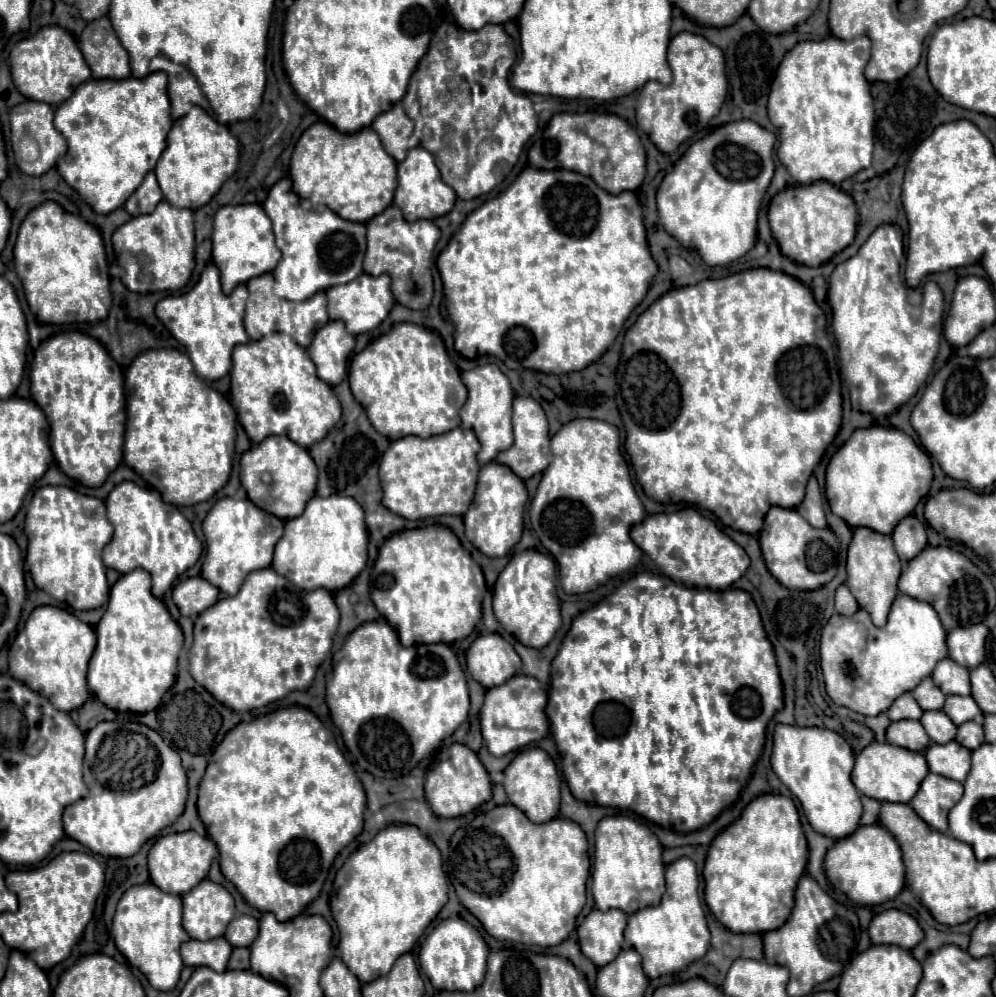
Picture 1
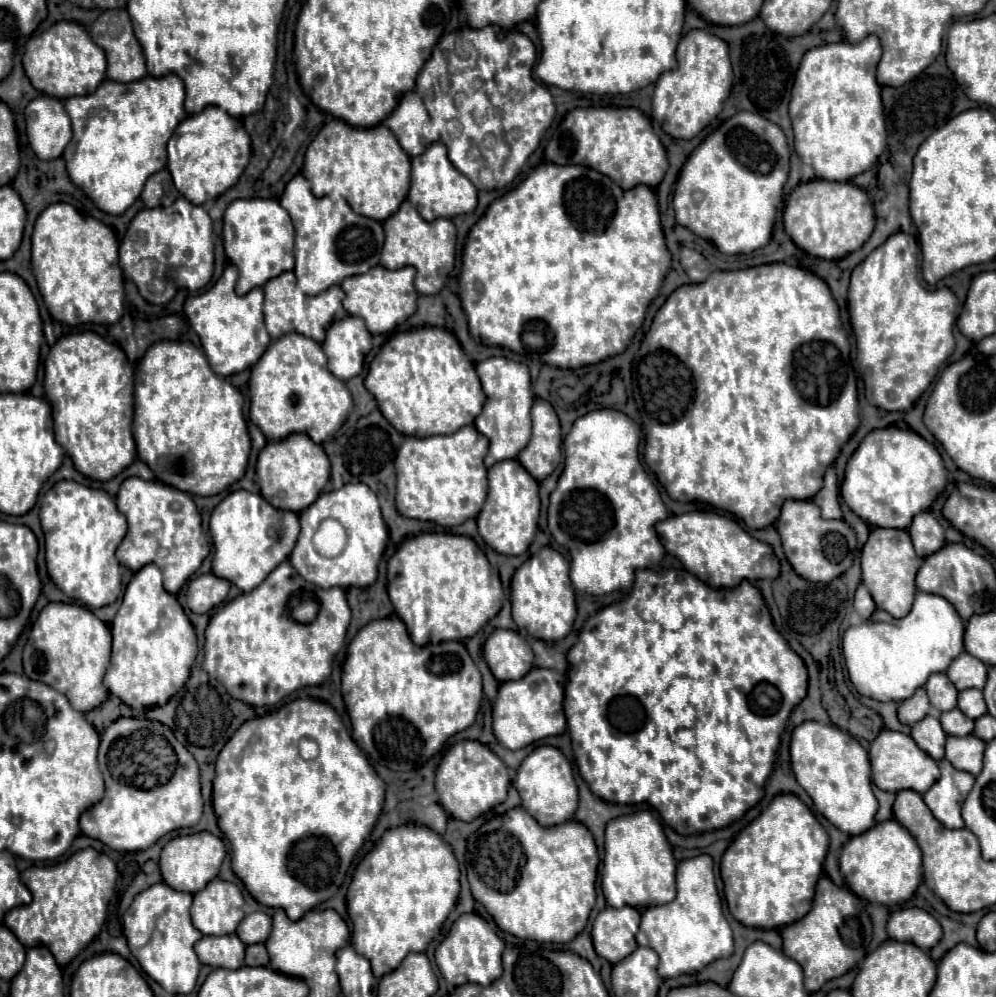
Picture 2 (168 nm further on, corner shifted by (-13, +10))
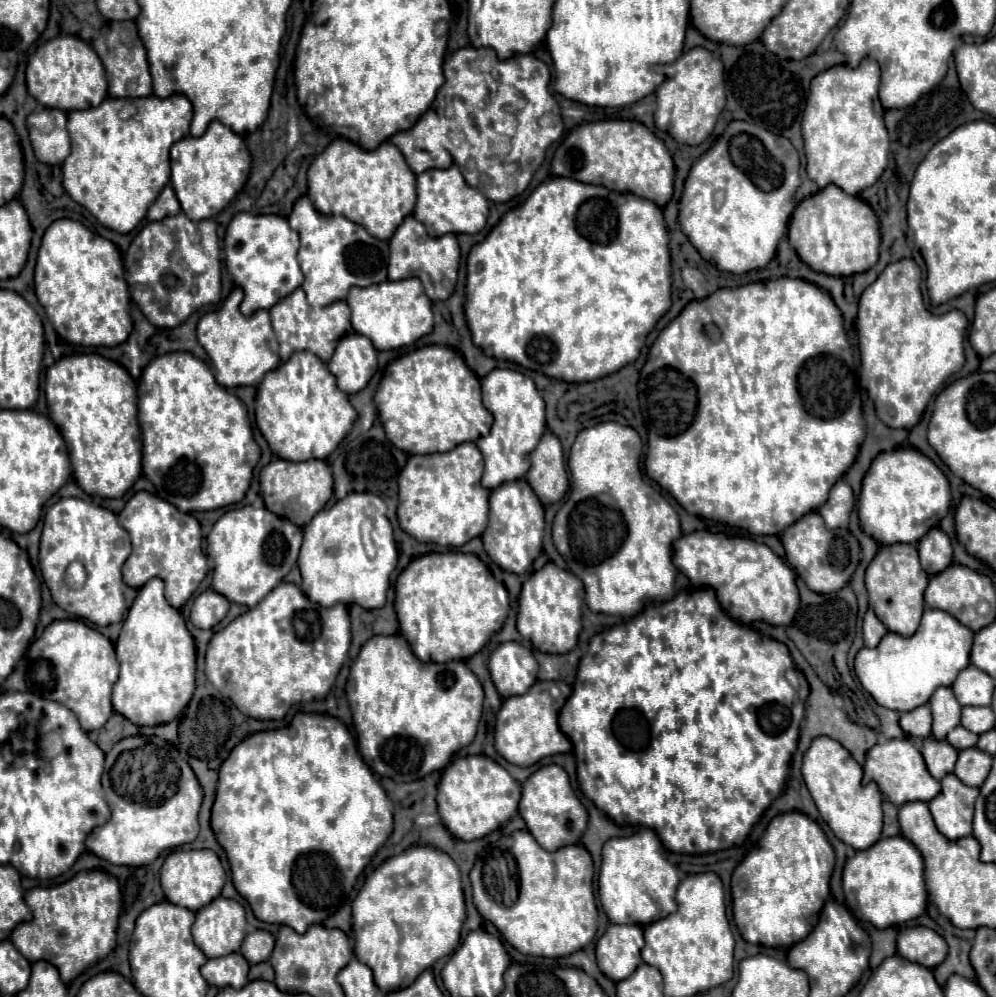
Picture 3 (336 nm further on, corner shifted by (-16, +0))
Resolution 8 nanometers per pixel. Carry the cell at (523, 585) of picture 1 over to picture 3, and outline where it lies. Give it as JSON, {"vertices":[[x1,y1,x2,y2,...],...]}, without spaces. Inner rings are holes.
{"vertices":[[548,561,540,571,534,571,522,585,518,599,518,631,538,651,544,653,568,653,578,643,582,629,582,581,566,569,560,569]]}

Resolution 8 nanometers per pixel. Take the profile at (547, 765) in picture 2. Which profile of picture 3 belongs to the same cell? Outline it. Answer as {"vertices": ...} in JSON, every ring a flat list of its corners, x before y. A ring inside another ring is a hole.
{"vertices":[[560,765,540,767,526,779,526,783,522,785,522,799,518,805,518,813,524,817,528,831,548,851,556,851,564,845,578,843,588,823,588,813,582,807,580,799,574,795,568,773]]}

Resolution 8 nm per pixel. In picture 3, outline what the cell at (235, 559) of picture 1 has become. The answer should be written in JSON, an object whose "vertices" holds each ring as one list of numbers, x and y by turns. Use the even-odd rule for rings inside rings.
{"vertices":[[246,505,226,511,214,523,206,541,206,551,214,561,212,589,228,597,228,601,252,607,260,603,294,567,302,545,302,529,288,519,276,517,268,509]]}

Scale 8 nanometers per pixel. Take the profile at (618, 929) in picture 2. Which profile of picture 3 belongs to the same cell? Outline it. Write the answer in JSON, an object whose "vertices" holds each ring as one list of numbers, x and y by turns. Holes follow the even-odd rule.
{"vertices":[[608,925,596,943,598,967,612,981,622,981,640,965,640,949,644,945,640,925]]}

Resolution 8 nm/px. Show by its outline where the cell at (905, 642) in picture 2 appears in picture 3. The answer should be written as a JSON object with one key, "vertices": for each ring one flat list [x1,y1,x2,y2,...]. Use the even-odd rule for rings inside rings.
{"vertices":[[924,609,920,627,914,635,904,637,888,631,878,647,862,647,854,659,854,671,862,687,872,699,892,711,912,711,928,703,928,697,940,685,952,685,956,675,970,665,974,633,964,629,950,613,940,609]]}

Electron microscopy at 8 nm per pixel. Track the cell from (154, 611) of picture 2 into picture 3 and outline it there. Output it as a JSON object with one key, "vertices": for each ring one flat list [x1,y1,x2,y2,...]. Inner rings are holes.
{"vertices":[[154,577,136,595,116,641,120,677,112,687,112,707,136,725,172,721,192,699,196,687,196,649,178,609,164,597,164,581]]}

